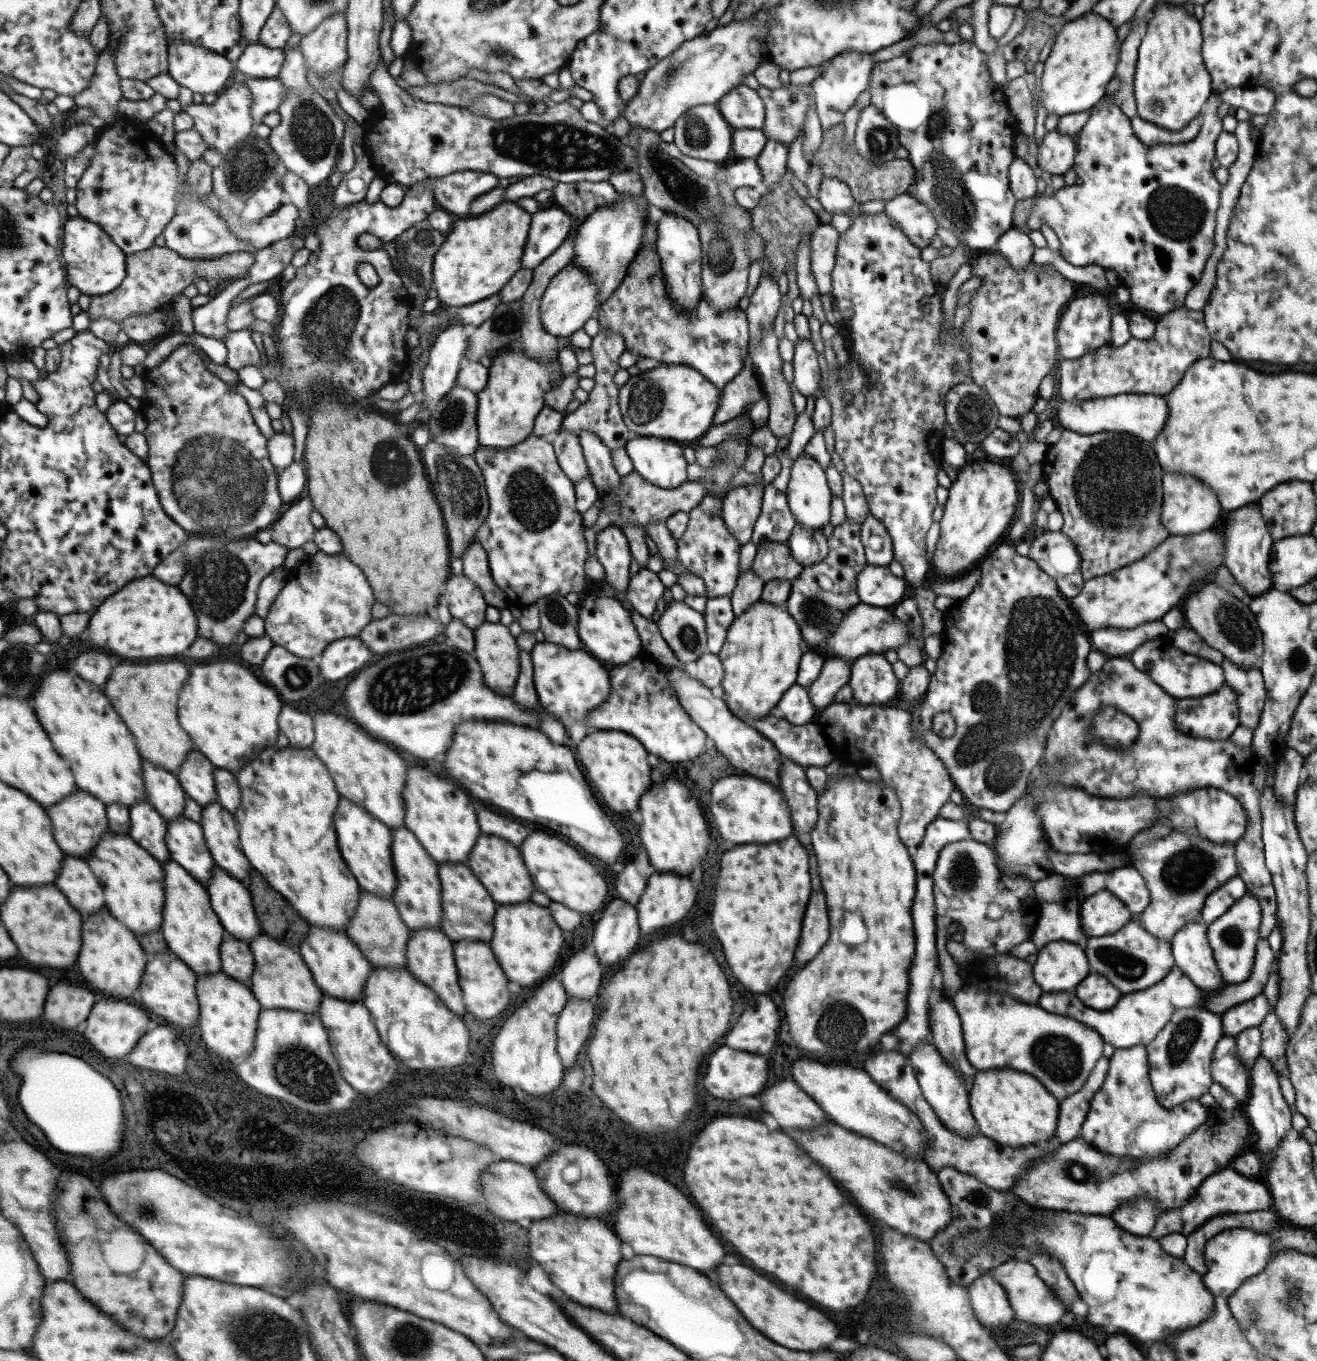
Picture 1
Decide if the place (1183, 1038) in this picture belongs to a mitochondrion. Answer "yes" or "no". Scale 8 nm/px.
yes

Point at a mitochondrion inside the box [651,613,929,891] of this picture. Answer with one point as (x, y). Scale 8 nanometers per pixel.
(689, 636)

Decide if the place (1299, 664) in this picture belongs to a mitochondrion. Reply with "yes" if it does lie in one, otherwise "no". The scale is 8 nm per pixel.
yes

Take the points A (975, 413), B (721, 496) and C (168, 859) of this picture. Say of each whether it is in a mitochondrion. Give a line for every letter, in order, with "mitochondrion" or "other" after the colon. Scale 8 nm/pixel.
A: mitochondrion
B: other
C: other

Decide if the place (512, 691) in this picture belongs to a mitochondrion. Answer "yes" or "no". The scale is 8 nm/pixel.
no

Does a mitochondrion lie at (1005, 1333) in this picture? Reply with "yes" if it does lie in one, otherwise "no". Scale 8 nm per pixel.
no

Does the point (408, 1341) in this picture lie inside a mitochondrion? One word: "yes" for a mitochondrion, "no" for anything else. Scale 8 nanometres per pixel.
yes

